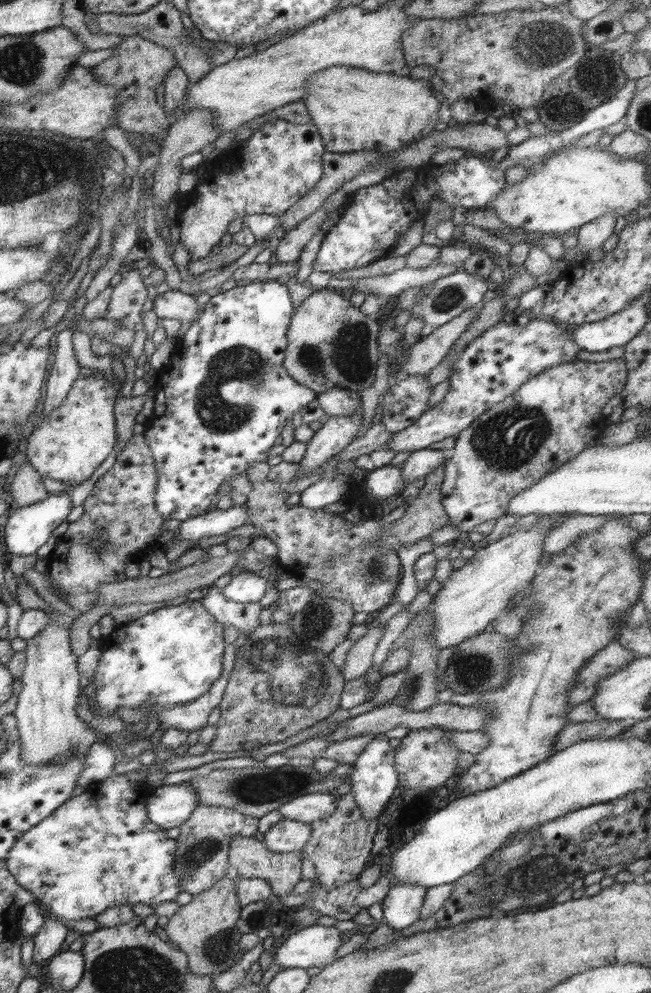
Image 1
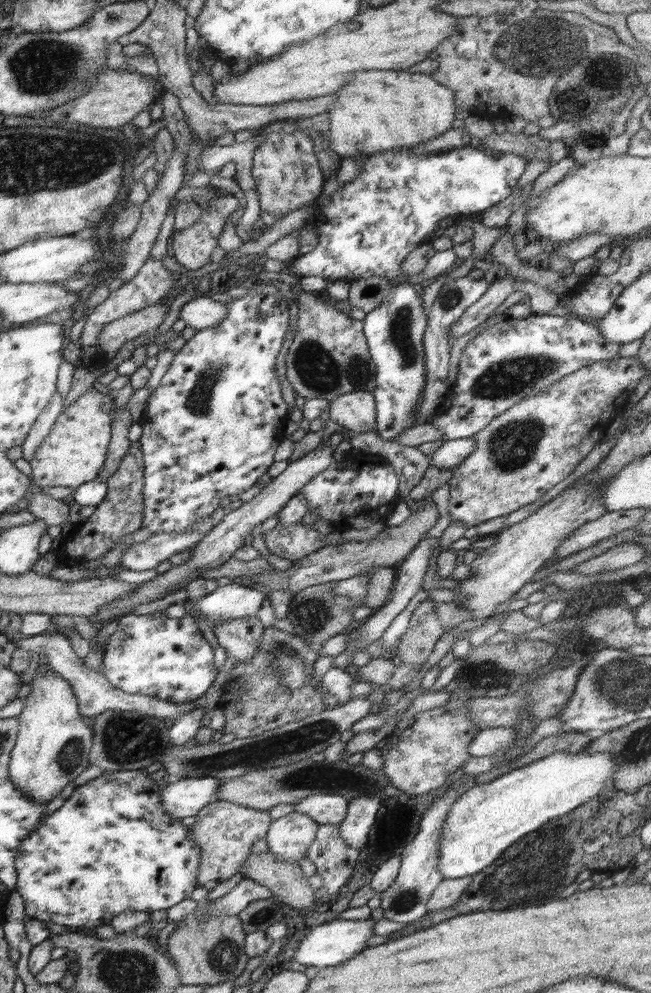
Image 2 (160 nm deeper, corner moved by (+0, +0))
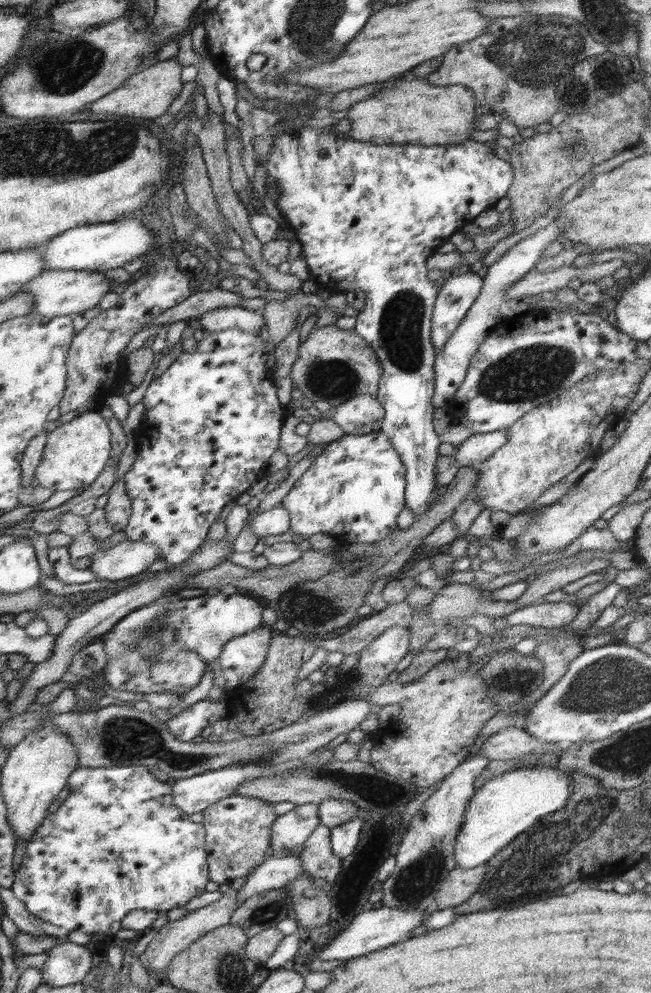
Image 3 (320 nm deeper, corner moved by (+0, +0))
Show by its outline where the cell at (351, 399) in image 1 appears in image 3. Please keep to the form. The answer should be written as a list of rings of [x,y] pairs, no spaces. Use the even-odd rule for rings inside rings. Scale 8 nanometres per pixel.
[[[361,394],[339,404],[328,416],[346,435],[362,435],[380,431],[384,413],[375,395]]]

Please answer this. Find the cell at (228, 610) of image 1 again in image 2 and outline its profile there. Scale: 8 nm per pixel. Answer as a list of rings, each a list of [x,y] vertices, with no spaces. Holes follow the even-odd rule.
[[[250,616],[246,619],[228,619],[214,626],[214,633],[218,639],[218,644],[227,652],[227,658],[234,660],[234,664],[238,662],[248,662],[256,654],[264,633],[264,626],[258,620],[258,616]]]

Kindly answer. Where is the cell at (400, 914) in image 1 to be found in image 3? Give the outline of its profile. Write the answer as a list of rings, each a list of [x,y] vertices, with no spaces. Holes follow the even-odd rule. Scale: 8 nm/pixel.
[[[482,750],[459,764],[439,788],[423,802],[410,822],[410,830],[402,838],[398,853],[395,855],[395,871],[383,883],[384,897],[379,905],[390,908],[427,909],[434,905],[435,896],[449,872],[457,866],[454,856],[456,837],[462,823],[467,804],[474,796],[474,783],[491,760],[484,756]]]

